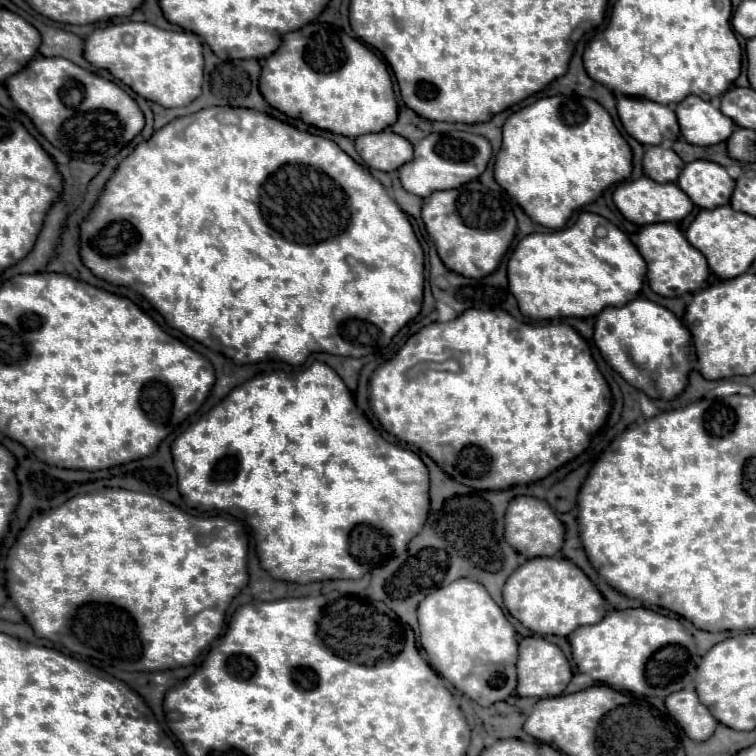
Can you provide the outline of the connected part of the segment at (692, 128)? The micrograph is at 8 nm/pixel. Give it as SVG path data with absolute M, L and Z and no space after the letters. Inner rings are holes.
M687 96L675 108L681 138L697 146L713 146L725 142L733 132L733 122L711 102L701 100L699 96Z

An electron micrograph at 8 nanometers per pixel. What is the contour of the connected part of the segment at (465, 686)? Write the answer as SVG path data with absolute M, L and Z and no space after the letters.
M467 578L451 582L451 586L443 586L429 594L419 604L419 630L421 630L421 646L429 656L431 668L447 678L459 692L467 694L481 706L491 706L493 702L507 700L517 686L515 662L517 662L517 634L513 624L505 618L503 610L493 602L489 592L479 582L471 582Z

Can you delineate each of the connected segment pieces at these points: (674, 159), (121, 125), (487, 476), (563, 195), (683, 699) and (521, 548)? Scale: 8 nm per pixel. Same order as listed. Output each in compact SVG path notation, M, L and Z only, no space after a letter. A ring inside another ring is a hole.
M647 146L643 156L643 170L655 182L675 182L679 170L683 170L683 160L663 146Z
M37 56L33 58L19 74L13 74L7 80L7 92L15 106L25 112L35 128L61 152L75 160L83 162L105 162L107 158L115 156L121 148L125 148L145 126L145 118L135 104L135 100L119 88L115 82L105 80L101 76L95 76L93 72L87 72L65 58L45 58Z
M475 308L465 310L461 316L457 316L451 322L445 322L445 324L433 322L433 324L421 328L417 334L413 334L405 342L405 346L397 352L395 358L391 358L389 362L385 362L383 366L379 366L373 372L373 376L369 380L369 400L376 418L379 418L379 422L387 432L391 432L401 442L417 446L421 452L425 452L429 458L433 458L443 468L443 472L447 472L453 480L457 480L459 484L471 486L475 490L503 490L509 486L531 484L531 482L543 480L553 470L557 470L565 462L573 460L589 446L593 432L597 432L605 424L607 414L611 410L611 392L591 356L591 348L579 336L579 332L573 330L569 324L557 322L557 324L547 324L547 326L533 326L533 324L517 322L505 310L475 310ZM451 360L457 360L457 372L437 370L437 364L443 366Z
M551 96L541 98L517 112L505 124L505 146L495 160L497 184L525 210L525 214L545 228L559 230L567 224L573 210L591 204L611 184L631 176L631 148L615 128L609 112L591 98L583 96Z
M683 688L675 694L669 694L665 698L665 706L668 714L679 722L683 732L695 742L703 742L713 736L715 728L719 726L711 712L699 702L695 688Z
M517 496L509 502L507 514L505 514L505 540L525 558L555 556L563 546L565 528L545 500L539 500L533 496Z

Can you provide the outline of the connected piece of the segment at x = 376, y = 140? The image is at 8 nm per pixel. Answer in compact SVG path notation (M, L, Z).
M383 130L377 134L359 136L355 140L355 150L369 168L393 172L403 166L403 162L411 162L413 146L407 142L407 138L391 130Z

